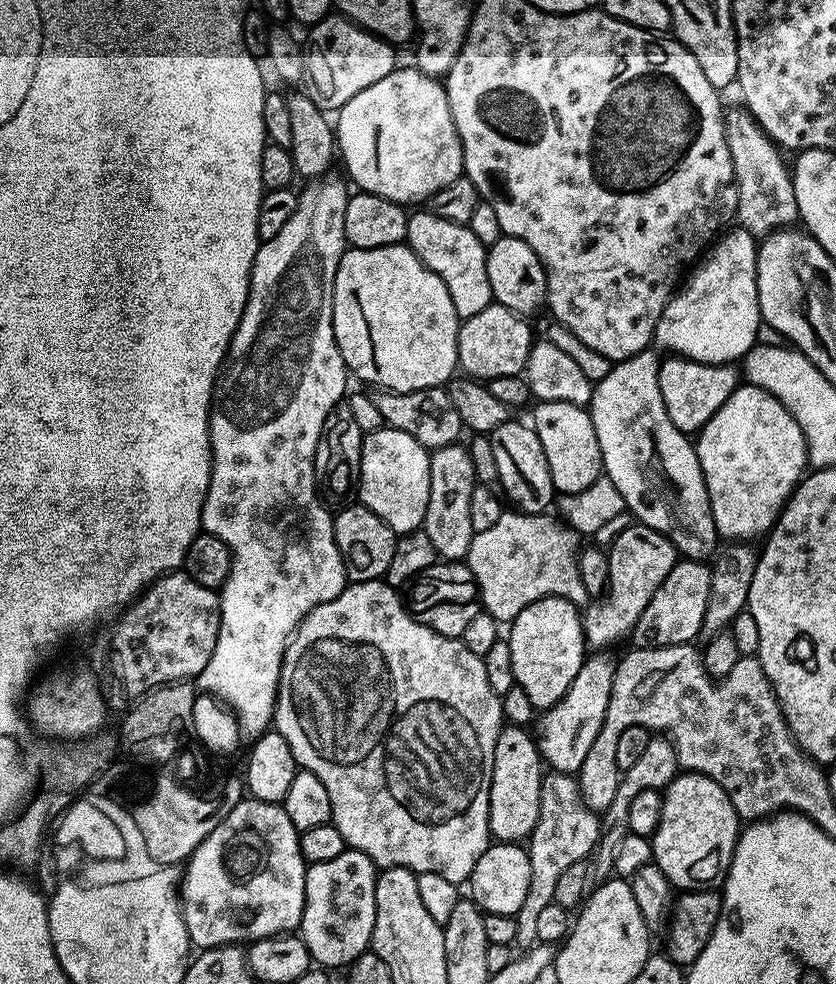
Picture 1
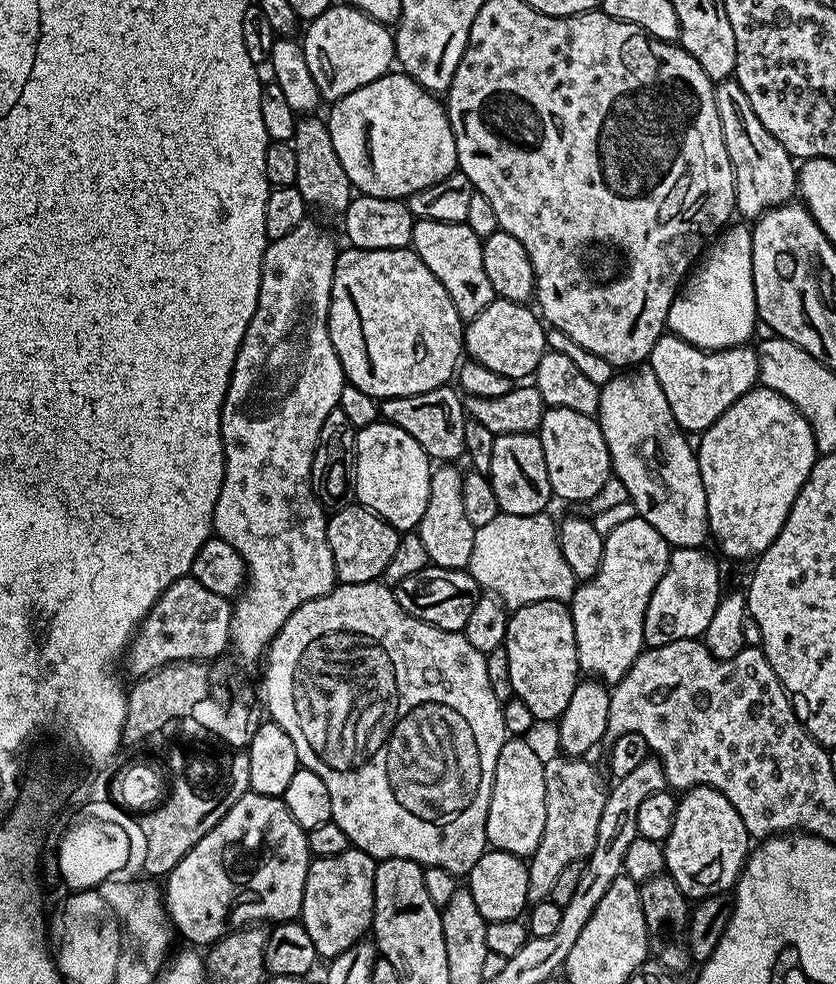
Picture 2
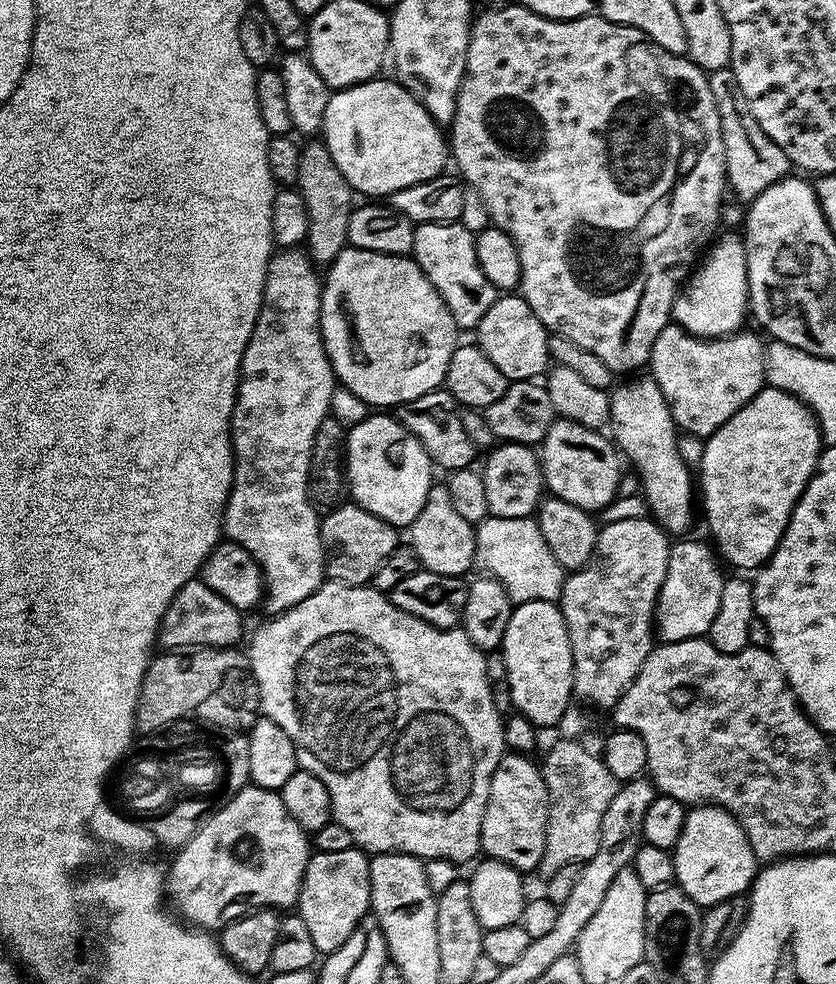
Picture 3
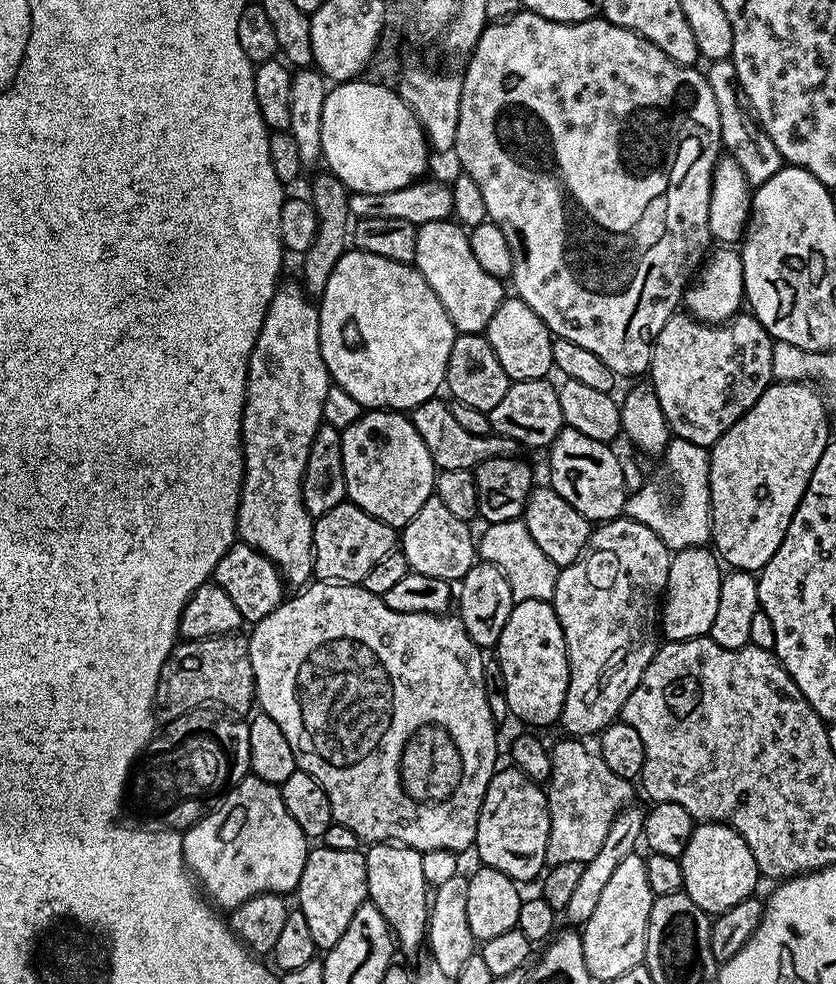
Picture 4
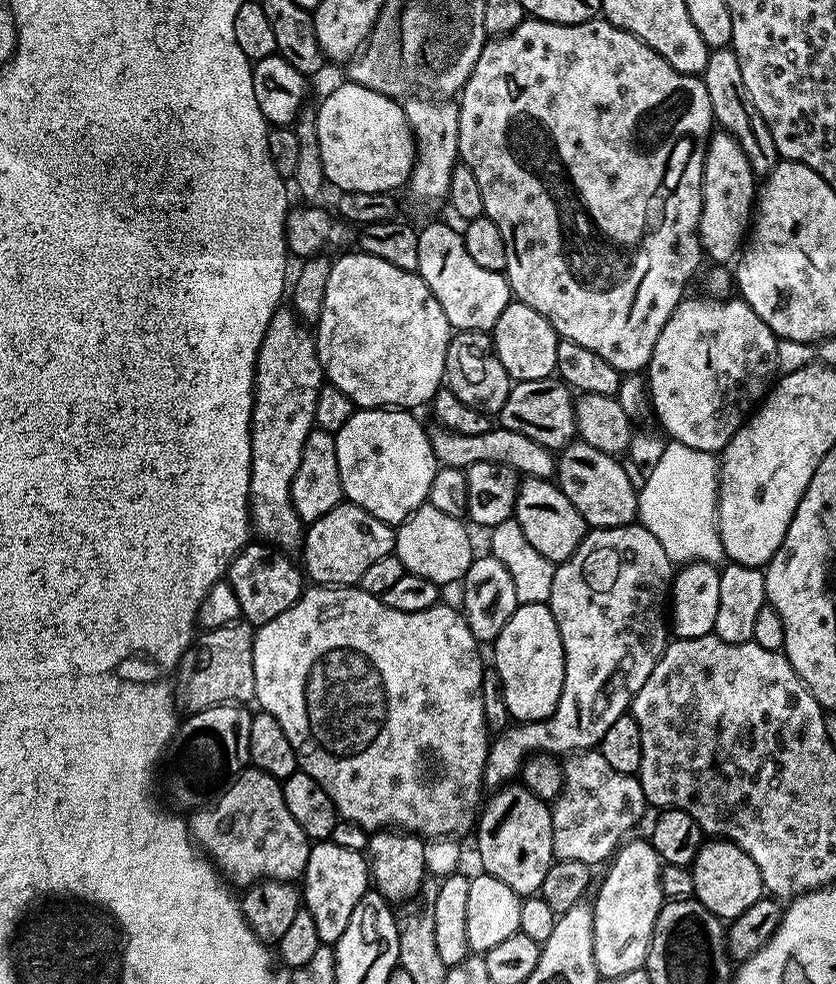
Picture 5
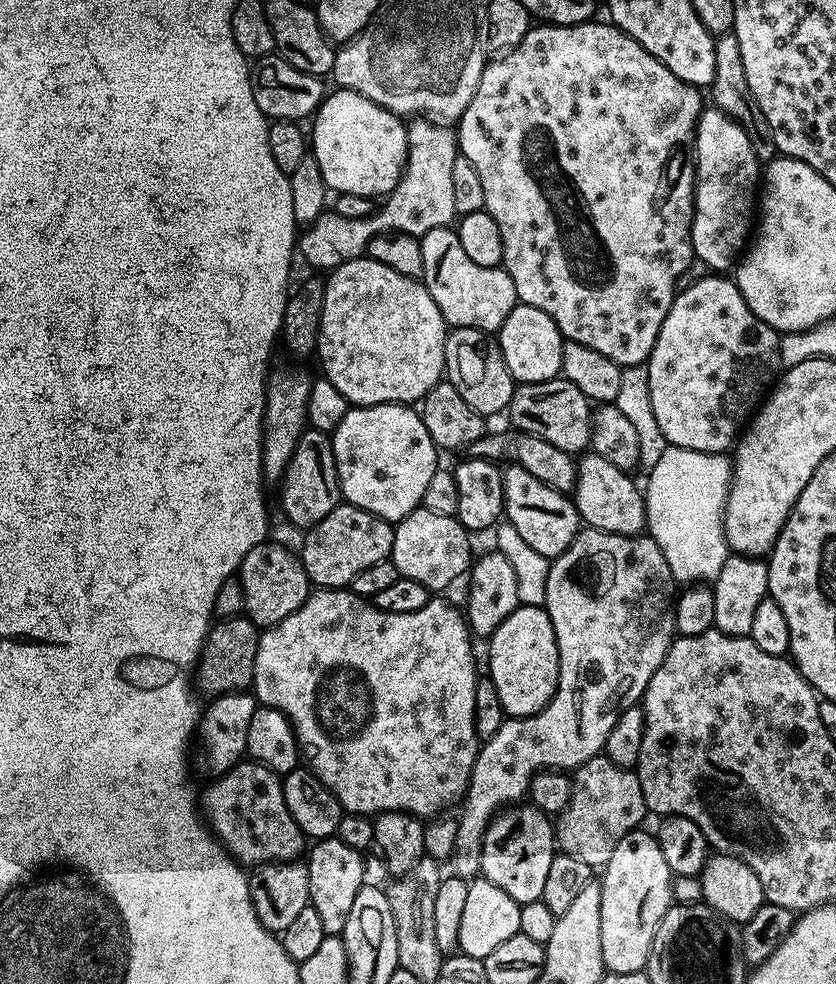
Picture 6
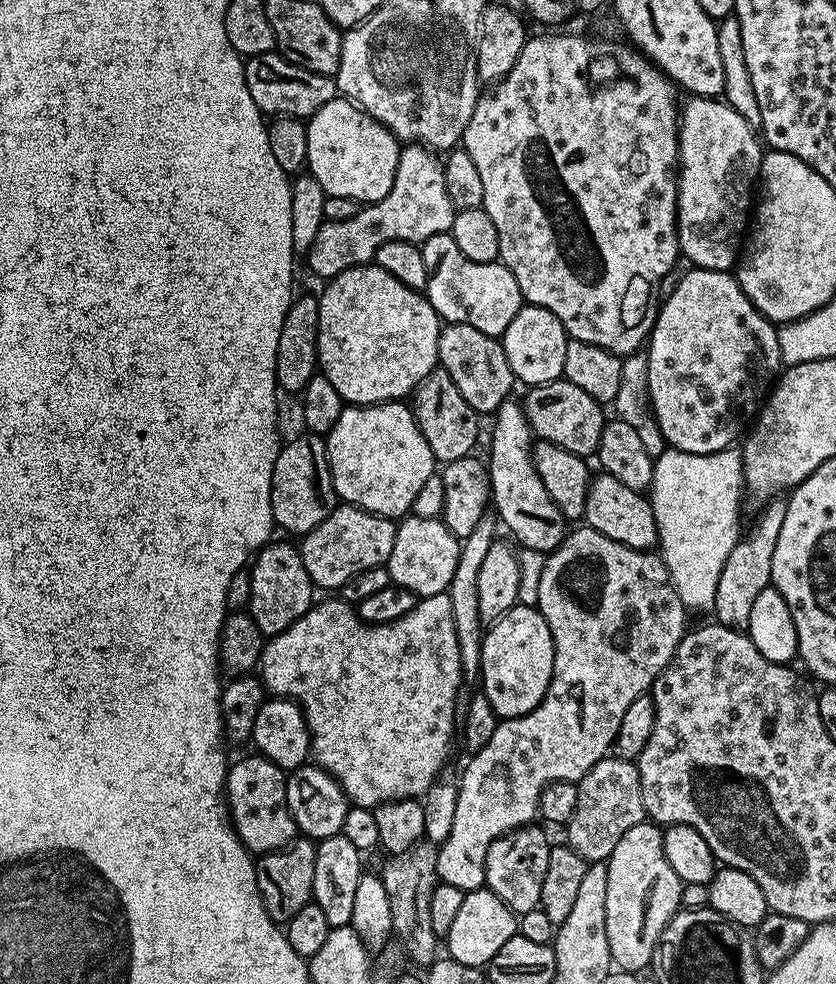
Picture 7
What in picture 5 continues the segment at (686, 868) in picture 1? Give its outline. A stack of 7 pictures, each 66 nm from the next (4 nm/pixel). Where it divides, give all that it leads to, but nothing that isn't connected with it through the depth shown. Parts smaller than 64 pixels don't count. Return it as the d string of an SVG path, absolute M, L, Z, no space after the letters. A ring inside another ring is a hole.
M712 838L701 843L698 854L691 862L690 871L694 880L694 899L724 922L738 918L738 914L742 914L747 907L754 906L754 902L758 902L765 895L758 866L754 866L754 861L750 854L746 854L746 850L729 840Z

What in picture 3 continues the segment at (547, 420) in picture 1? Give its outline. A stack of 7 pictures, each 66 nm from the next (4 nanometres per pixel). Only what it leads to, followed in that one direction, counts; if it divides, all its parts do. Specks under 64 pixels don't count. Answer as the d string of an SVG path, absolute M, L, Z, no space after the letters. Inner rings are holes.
M557 418L552 421L550 430L546 430L546 438L539 445L538 455L540 469L544 472L545 489L555 499L565 500L596 514L617 499L621 491L622 456L615 443L603 431L587 428L573 420Z

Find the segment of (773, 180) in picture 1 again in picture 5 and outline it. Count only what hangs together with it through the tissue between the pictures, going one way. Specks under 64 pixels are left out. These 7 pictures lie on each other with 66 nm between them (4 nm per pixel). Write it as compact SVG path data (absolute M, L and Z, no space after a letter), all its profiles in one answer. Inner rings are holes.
M730 46L713 48L709 51L702 79L706 86L706 94L710 94L713 121L736 139L746 162L750 162L753 172L757 174L771 172L778 163L774 138L762 114L754 110L754 102L750 102L750 94L746 94L746 82L742 82L742 70L739 69L738 58Z

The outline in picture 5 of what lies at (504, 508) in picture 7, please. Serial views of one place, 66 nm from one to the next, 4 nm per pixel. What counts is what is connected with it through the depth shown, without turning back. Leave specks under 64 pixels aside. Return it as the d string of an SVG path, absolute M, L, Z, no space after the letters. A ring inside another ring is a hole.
M533 476L521 479L520 486L516 490L516 510L514 519L518 526L522 528L526 540L539 554L555 565L560 564L584 540L584 533L589 531L588 523L574 510L574 502L566 498L559 486L552 480L539 480Z

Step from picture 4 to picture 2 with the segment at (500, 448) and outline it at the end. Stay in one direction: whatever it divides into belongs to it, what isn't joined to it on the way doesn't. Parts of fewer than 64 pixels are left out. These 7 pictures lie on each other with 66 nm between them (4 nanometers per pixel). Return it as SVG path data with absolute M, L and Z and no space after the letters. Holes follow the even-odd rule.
M445 386L426 390L422 394L398 396L394 400L379 401L379 419L386 424L398 426L398 430L406 430L418 446L428 455L432 462L456 462L465 455L464 421L466 413L461 393L455 387Z

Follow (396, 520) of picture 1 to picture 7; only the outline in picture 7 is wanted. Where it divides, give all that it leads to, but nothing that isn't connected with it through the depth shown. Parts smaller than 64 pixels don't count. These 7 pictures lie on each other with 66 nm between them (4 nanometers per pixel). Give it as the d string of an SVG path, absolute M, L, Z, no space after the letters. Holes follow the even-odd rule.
M404 402L345 407L338 422L326 435L326 443L328 465L337 497L343 503L354 504L376 516L403 518L409 515L418 490L422 490L426 478L433 476L438 468L430 446L426 446L426 438L422 438L422 430L418 430L416 420L412 417L411 407Z

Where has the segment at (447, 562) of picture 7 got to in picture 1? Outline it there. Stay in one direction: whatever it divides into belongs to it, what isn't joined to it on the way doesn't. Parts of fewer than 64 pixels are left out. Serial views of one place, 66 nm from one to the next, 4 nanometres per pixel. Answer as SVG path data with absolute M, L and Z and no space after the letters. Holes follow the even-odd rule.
M457 442L437 448L430 455L430 502L426 506L423 531L430 538L437 557L444 562L460 562L470 550L473 530L470 526L470 494L478 486L474 462L467 447Z

